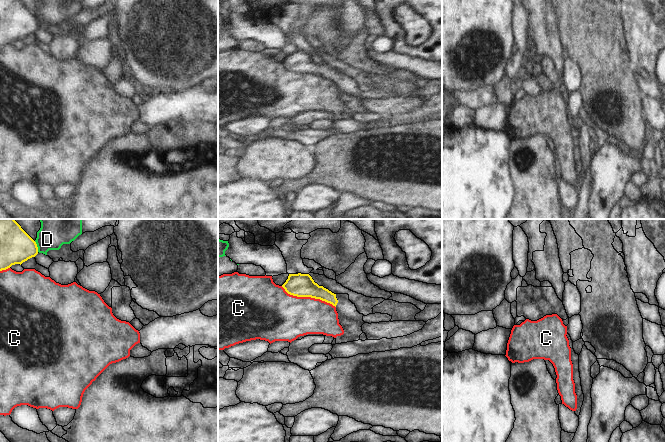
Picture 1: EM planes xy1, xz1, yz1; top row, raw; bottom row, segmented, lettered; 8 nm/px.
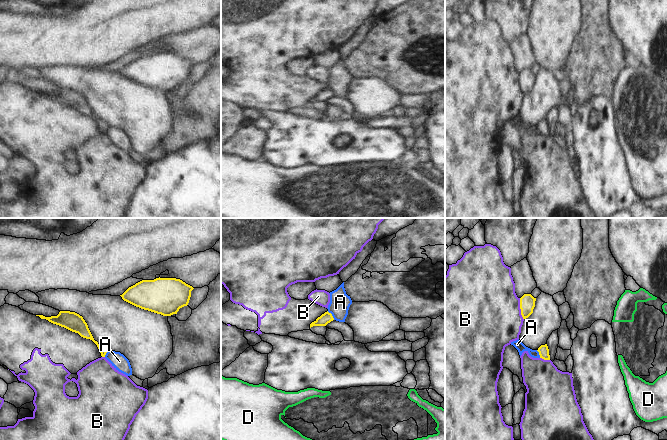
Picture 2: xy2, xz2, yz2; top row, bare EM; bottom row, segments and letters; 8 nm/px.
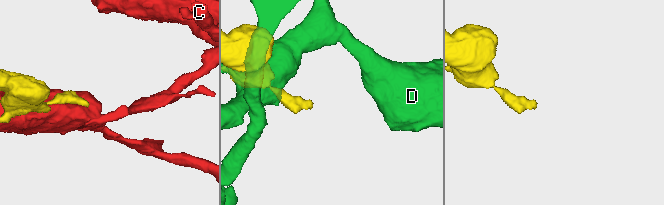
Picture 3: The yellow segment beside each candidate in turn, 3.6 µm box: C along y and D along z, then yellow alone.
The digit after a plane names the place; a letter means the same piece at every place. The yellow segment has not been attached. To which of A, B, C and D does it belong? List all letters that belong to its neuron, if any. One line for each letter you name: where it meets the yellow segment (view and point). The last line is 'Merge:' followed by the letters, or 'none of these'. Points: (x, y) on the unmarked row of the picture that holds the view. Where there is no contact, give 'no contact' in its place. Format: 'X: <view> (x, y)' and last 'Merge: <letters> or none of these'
Merge: none of these

